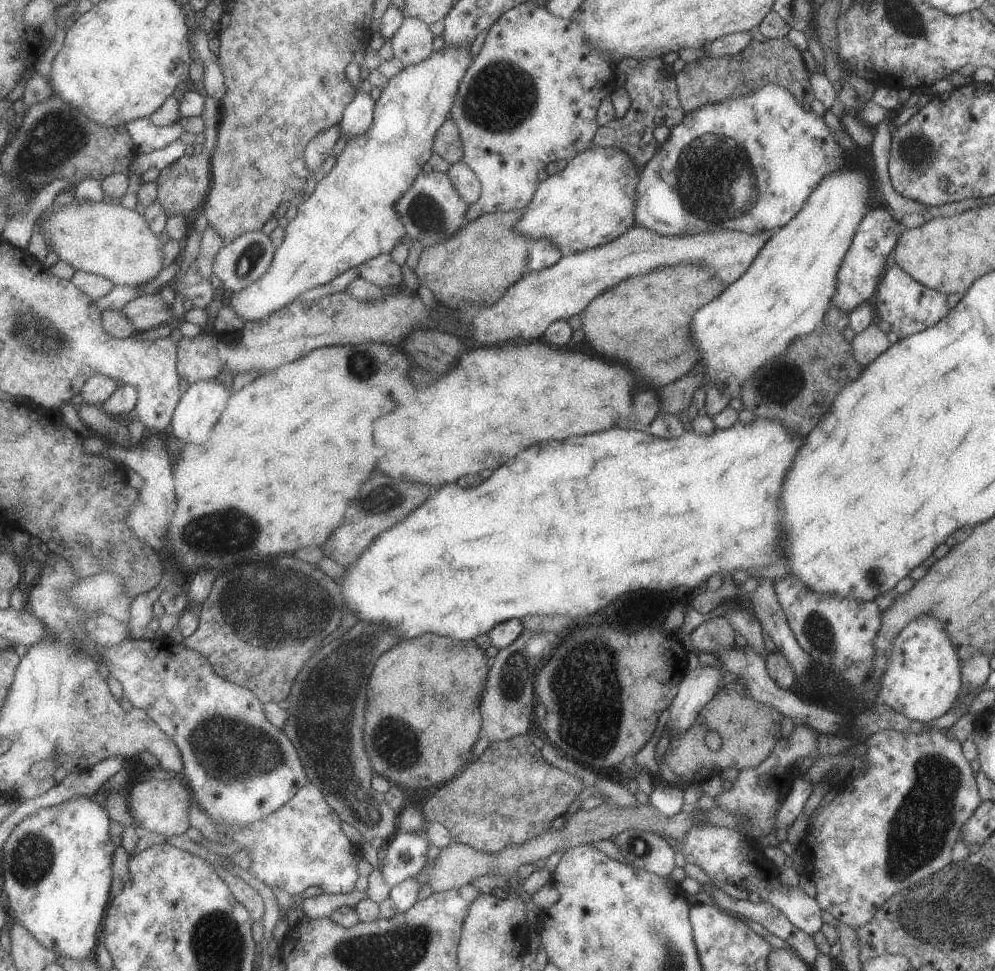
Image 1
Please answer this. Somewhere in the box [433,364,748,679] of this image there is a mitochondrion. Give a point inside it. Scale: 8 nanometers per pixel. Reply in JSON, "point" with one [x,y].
{"point":[713,633]}

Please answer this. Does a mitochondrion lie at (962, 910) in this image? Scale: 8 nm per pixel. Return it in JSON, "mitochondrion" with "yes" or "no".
{"mitochondrion":"yes"}

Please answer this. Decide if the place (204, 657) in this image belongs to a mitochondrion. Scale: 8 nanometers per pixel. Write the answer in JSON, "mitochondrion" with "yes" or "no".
{"mitochondrion":"no"}

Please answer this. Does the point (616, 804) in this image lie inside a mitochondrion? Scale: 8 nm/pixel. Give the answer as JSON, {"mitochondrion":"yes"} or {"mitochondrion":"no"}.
{"mitochondrion":"no"}

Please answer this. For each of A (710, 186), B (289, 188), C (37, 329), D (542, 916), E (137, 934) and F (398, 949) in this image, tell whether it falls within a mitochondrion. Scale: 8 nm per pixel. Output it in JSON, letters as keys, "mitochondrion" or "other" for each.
{"A":"mitochondrion","B":"other","C":"mitochondrion","D":"other","E":"other","F":"mitochondrion"}

